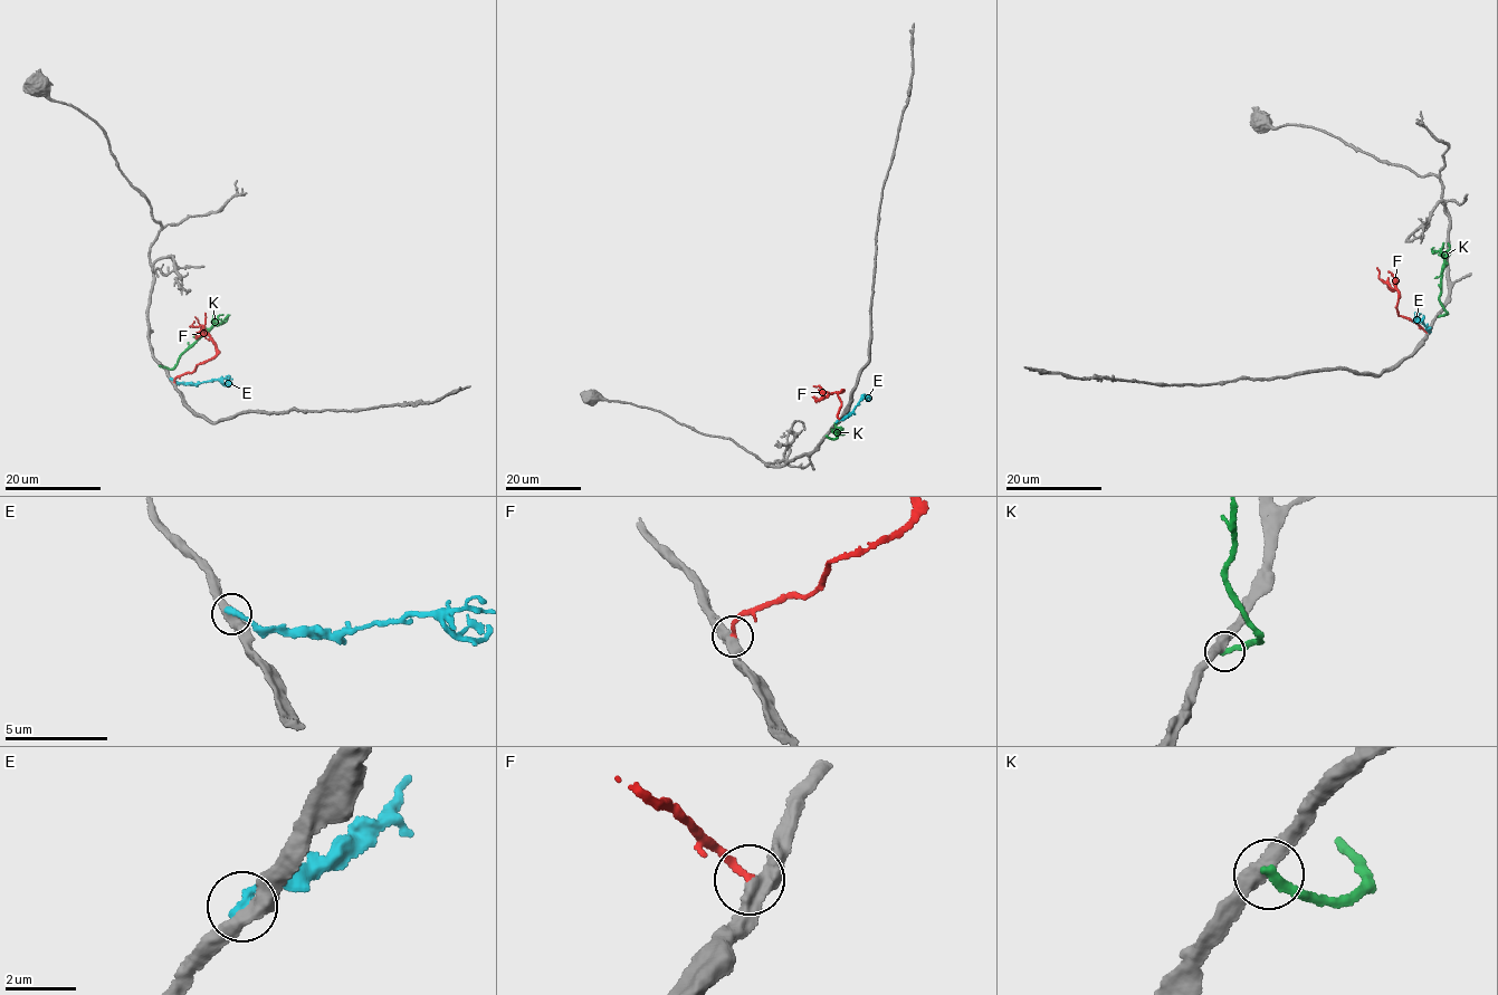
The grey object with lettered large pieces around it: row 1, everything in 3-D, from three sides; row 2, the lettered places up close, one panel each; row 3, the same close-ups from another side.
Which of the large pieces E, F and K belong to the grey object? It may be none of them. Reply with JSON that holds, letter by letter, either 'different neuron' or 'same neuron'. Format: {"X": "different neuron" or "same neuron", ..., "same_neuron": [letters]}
{"E": "different neuron", "F": "same neuron", "K": "different neuron", "same_neuron": ["F"]}

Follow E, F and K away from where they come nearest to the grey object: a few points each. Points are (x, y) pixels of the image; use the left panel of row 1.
E: (171, 380), (181, 383), (217, 379), (226, 384), (232, 383)
F: (174, 382), (216, 354), (211, 336), (202, 332), (197, 337), (206, 327), (204, 313)
K: (160, 365), (171, 369), (215, 317), (223, 315)

